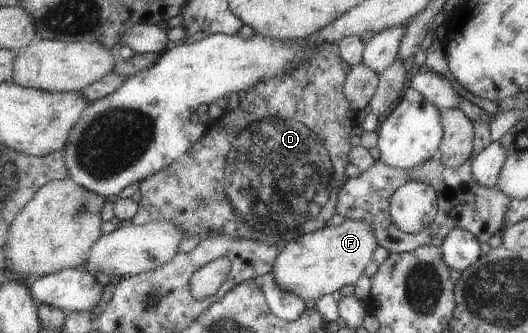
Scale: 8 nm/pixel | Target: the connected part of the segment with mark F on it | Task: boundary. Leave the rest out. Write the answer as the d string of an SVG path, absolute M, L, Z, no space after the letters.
M345 219L338 225L304 233L290 240L288 245L280 246L272 266L275 284L283 292L291 292L304 301L335 294L345 284L354 284L363 274L377 245L376 233L363 220Z

